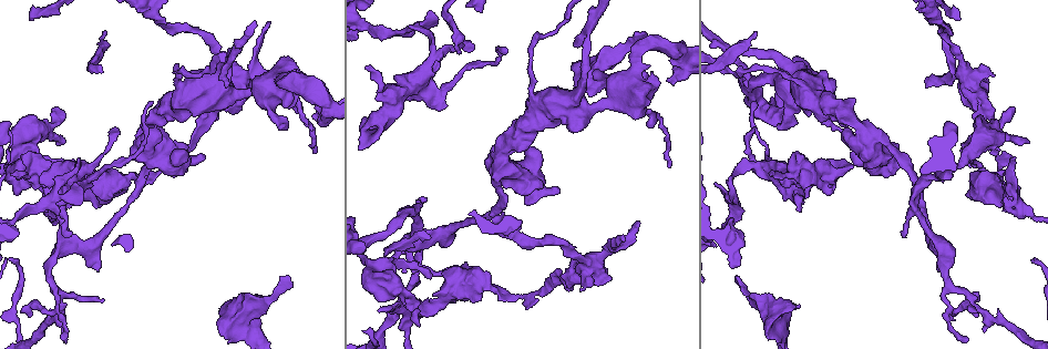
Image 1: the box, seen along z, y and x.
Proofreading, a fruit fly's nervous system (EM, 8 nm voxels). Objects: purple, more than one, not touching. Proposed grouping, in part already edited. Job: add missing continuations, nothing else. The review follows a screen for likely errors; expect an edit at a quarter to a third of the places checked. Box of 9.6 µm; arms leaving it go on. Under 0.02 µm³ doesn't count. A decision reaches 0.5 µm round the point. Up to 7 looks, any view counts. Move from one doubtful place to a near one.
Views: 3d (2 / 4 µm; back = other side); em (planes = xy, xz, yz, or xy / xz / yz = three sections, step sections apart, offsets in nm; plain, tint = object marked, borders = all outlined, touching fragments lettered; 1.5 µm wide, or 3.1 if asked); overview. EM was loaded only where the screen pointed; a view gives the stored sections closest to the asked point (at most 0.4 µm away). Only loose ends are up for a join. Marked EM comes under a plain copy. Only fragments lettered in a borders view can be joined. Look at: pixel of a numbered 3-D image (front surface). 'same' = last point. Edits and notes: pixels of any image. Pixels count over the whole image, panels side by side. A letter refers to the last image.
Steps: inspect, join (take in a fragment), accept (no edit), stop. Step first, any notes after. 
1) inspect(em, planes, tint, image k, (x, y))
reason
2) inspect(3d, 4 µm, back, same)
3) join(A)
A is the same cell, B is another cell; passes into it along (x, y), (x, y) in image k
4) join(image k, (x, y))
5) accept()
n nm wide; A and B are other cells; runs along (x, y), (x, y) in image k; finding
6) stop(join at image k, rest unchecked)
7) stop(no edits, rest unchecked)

inspect(em, planes, borders, image 1, (471, 48))
tapers out

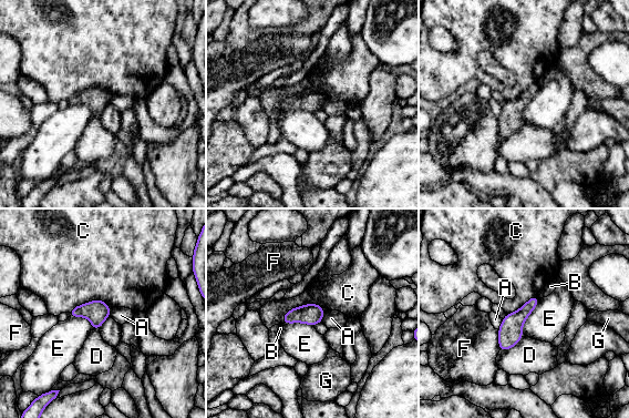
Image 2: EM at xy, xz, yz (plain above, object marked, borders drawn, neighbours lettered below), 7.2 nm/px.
accept()
A, B, C, D, E, F and G are other cells; border along (523, 337), (512, 347), (499, 350) in image 2; no lettered fragment goes on from it

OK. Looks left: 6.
inspect(em, planes, borders, image 1, (635, 223))
branch stops here

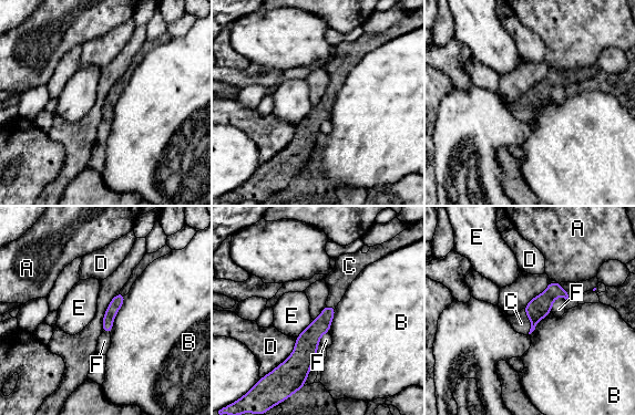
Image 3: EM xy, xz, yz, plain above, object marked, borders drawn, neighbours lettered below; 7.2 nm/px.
join(C)
D touches over 320 nm; C is the same cell, A, B, D, E and F are other cells; passes into it along (540, 307), (531, 321), (521, 323) in image 3; the cell continues

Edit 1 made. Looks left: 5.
inspect(overview)

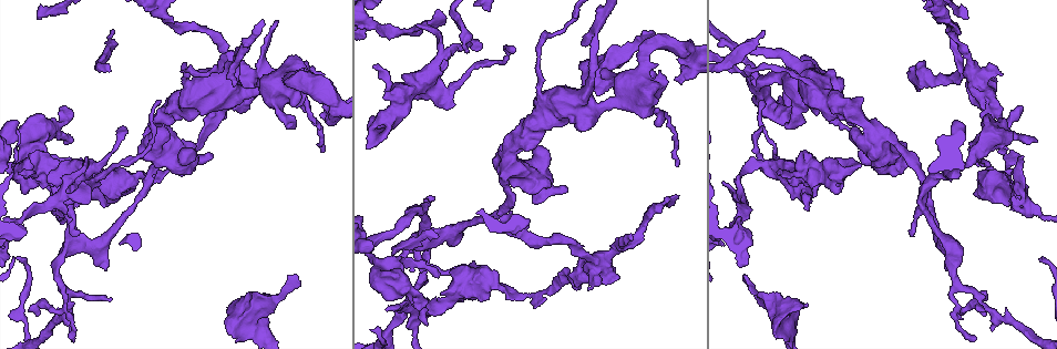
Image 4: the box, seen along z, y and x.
inspect(3d, 4 µm, image 4, (296, 277))

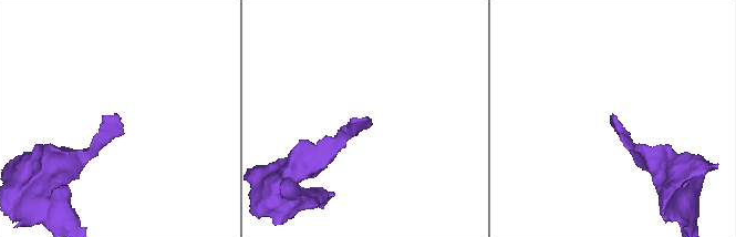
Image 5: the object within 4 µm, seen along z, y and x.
inspect(em, planes, borders, image 5, (117, 116))

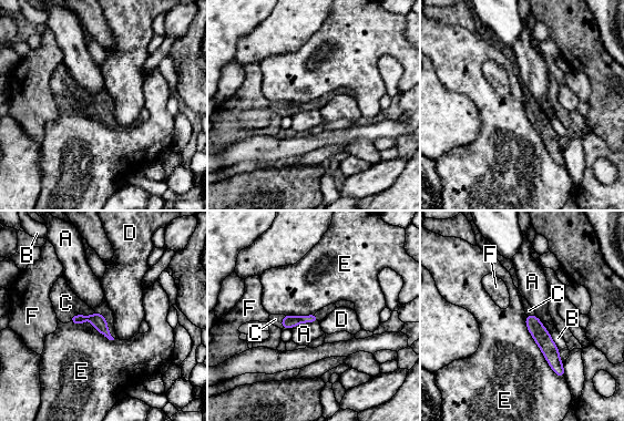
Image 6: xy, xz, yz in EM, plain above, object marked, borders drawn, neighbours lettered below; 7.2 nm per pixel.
join(C)
C is the same cell, A, B, D, E and F are other cells; passes into it along (98, 320), (80, 315), (65, 303) in image 6; it goes on there

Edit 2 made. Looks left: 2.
stop(join at image 3, join at image 6, rest unchecked)

